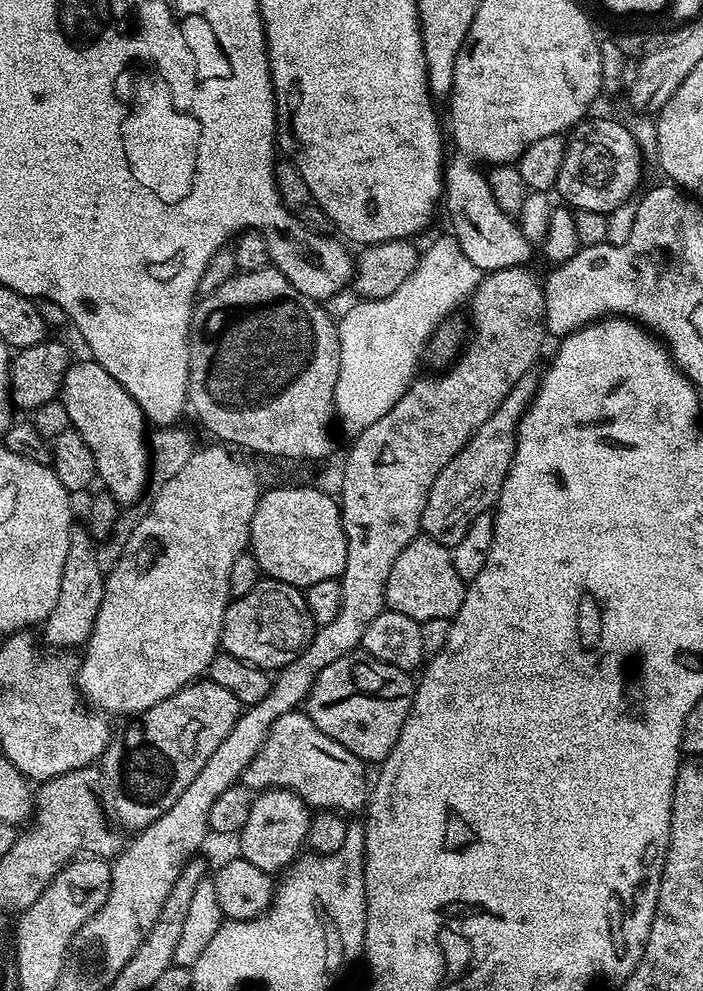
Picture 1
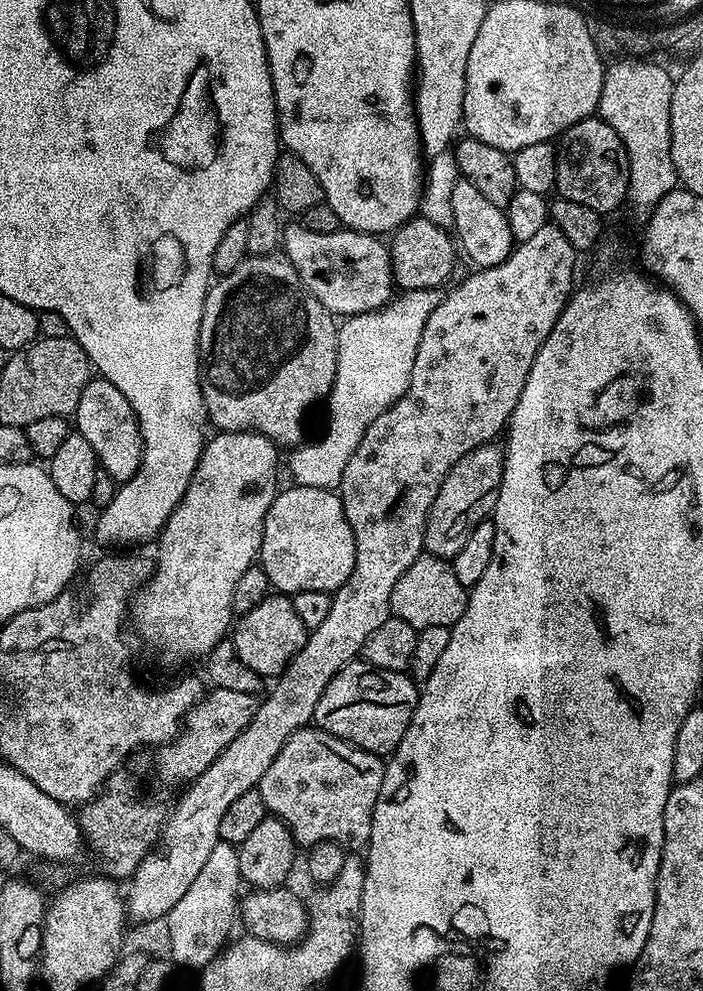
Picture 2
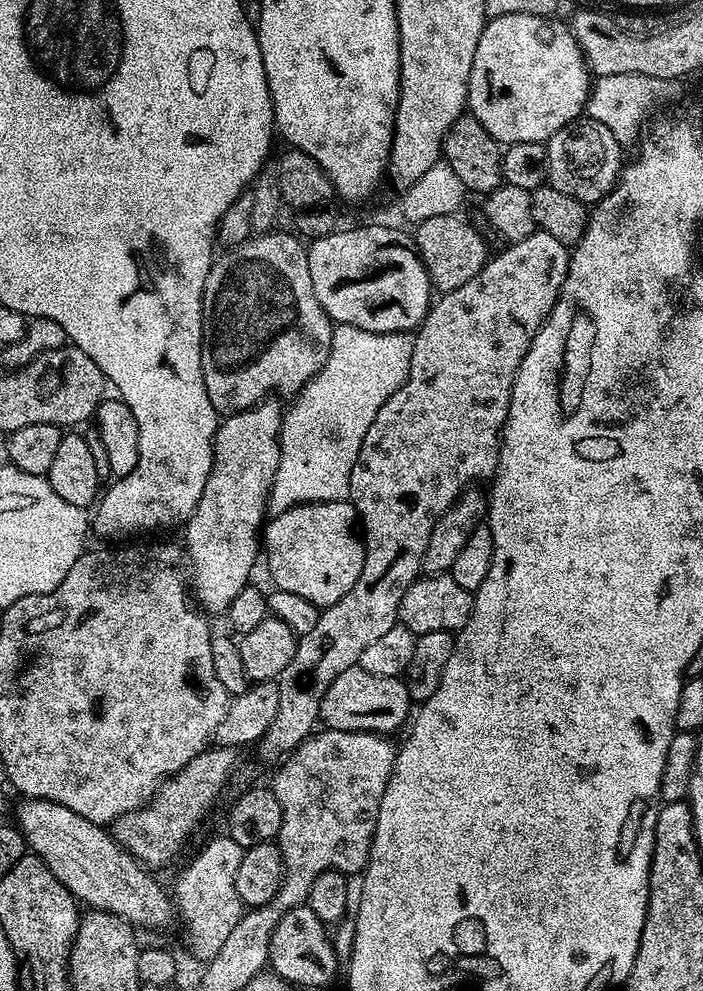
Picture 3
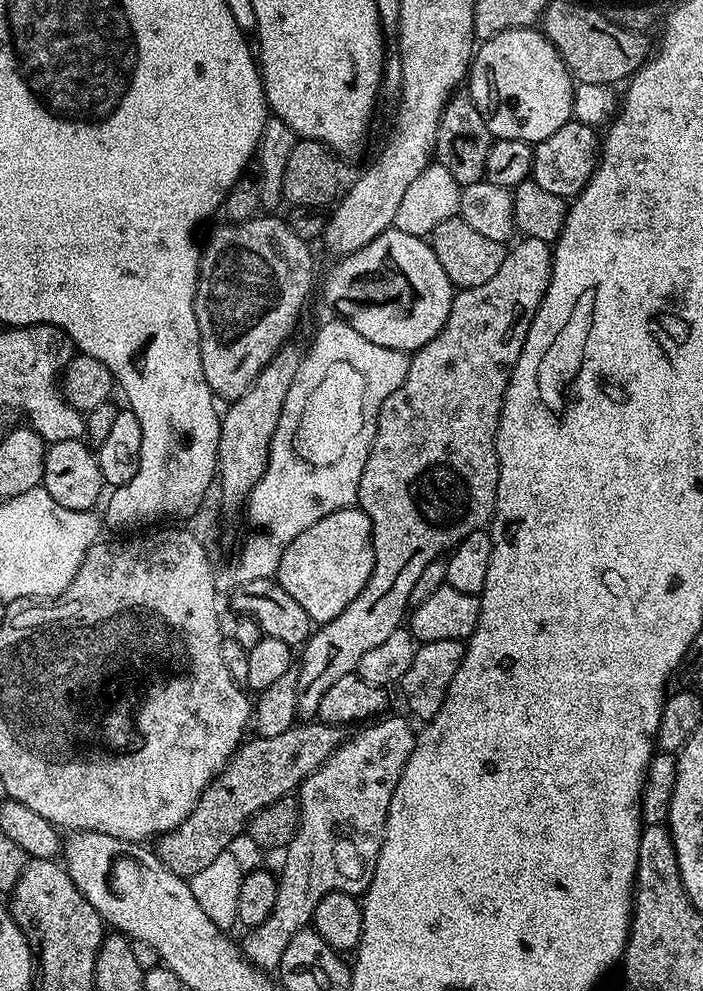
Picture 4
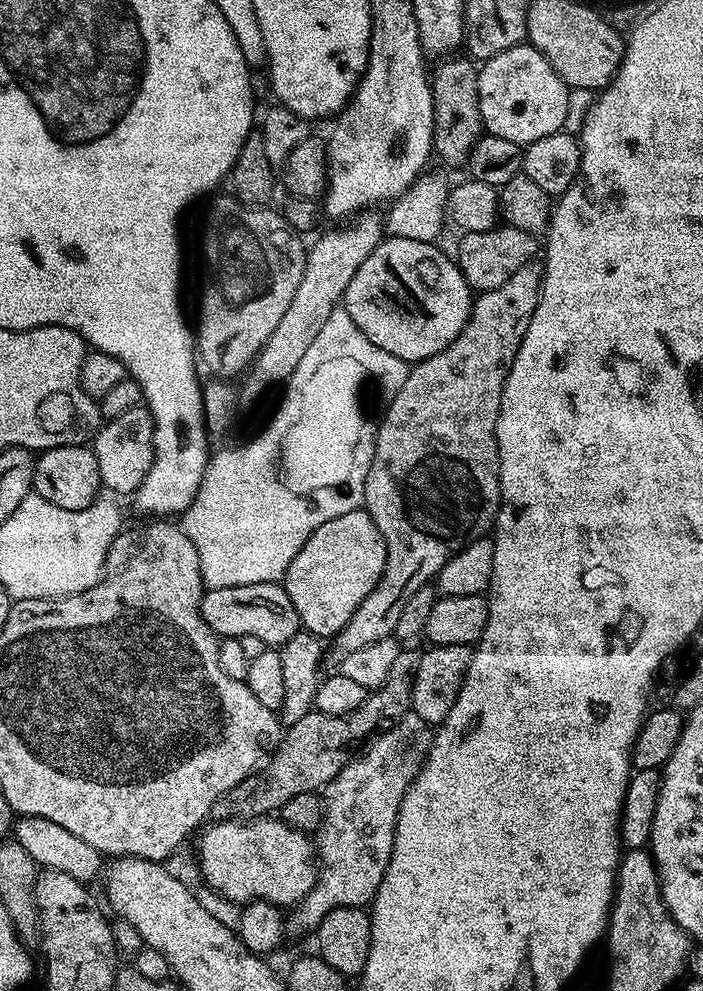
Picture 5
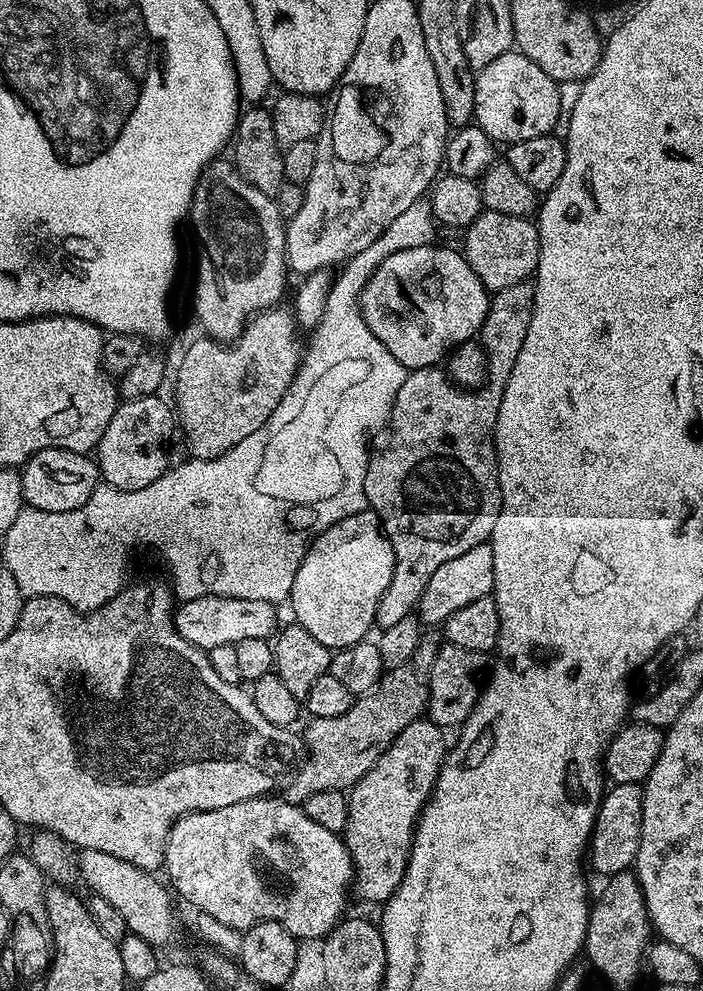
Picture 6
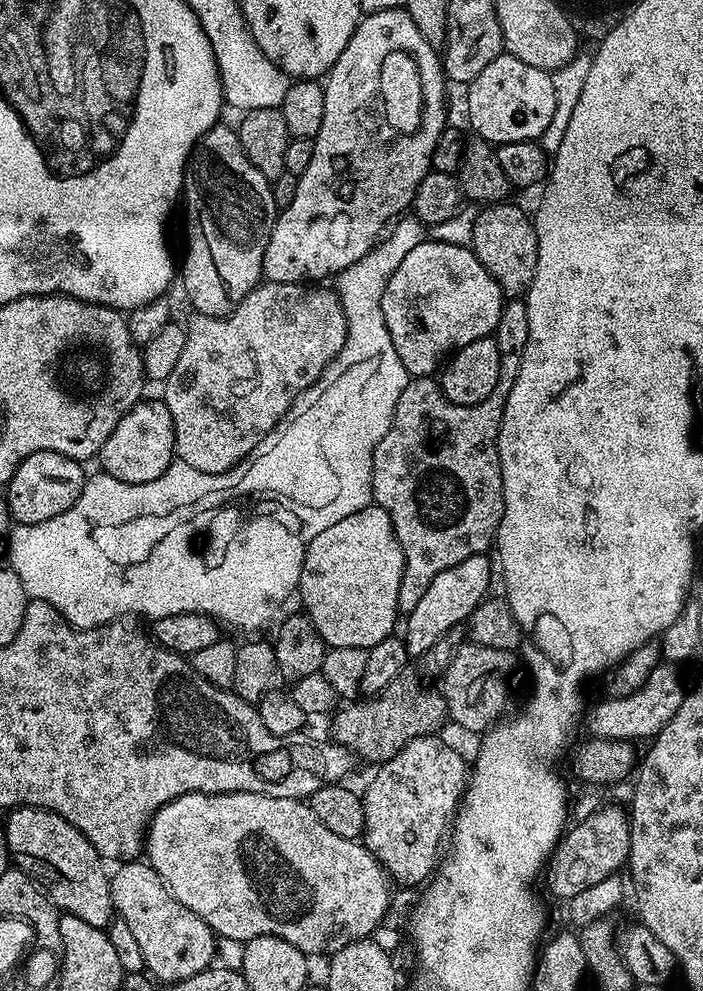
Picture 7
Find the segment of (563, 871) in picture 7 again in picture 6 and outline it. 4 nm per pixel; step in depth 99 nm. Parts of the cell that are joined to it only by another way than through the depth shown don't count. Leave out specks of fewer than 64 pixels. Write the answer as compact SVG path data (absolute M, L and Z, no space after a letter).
M612 784L605 791L586 849L591 871L593 868L601 878L629 871L635 865L638 846L642 842L643 798L644 790L639 784Z

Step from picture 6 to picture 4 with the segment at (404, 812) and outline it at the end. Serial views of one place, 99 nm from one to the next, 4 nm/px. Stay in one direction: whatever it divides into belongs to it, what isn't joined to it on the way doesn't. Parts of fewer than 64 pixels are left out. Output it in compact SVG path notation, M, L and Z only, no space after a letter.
M385 715L383 718L361 727L364 729L362 729L353 740L352 737L345 739L340 748L334 750L334 754L330 754L330 758L326 758L326 762L322 767L318 770L314 770L314 774L310 774L300 783L298 789L300 821L298 822L298 830L294 834L294 838L282 852L282 856L284 856L284 869L278 872L278 898L274 901L274 910L266 918L266 922L262 922L257 928L251 929L251 931L247 933L248 937L242 940L244 959L255 964L256 967L262 969L263 972L272 974L279 969L280 963L282 962L282 954L285 953L286 946L290 946L290 938L294 938L294 934L298 934L304 928L311 925L314 909L318 907L318 902L322 902L322 898L326 898L326 894L330 894L331 892L344 892L347 896L360 898L367 892L370 882L374 878L374 866L378 866L378 854L380 853L380 844L384 840L384 827L386 826L386 814L390 806L390 798L394 798L394 786L398 786L398 778L402 778L402 770L406 766L406 762L414 750L417 737L414 728L412 732L411 726L408 725L402 717L387 716L388 715Z

